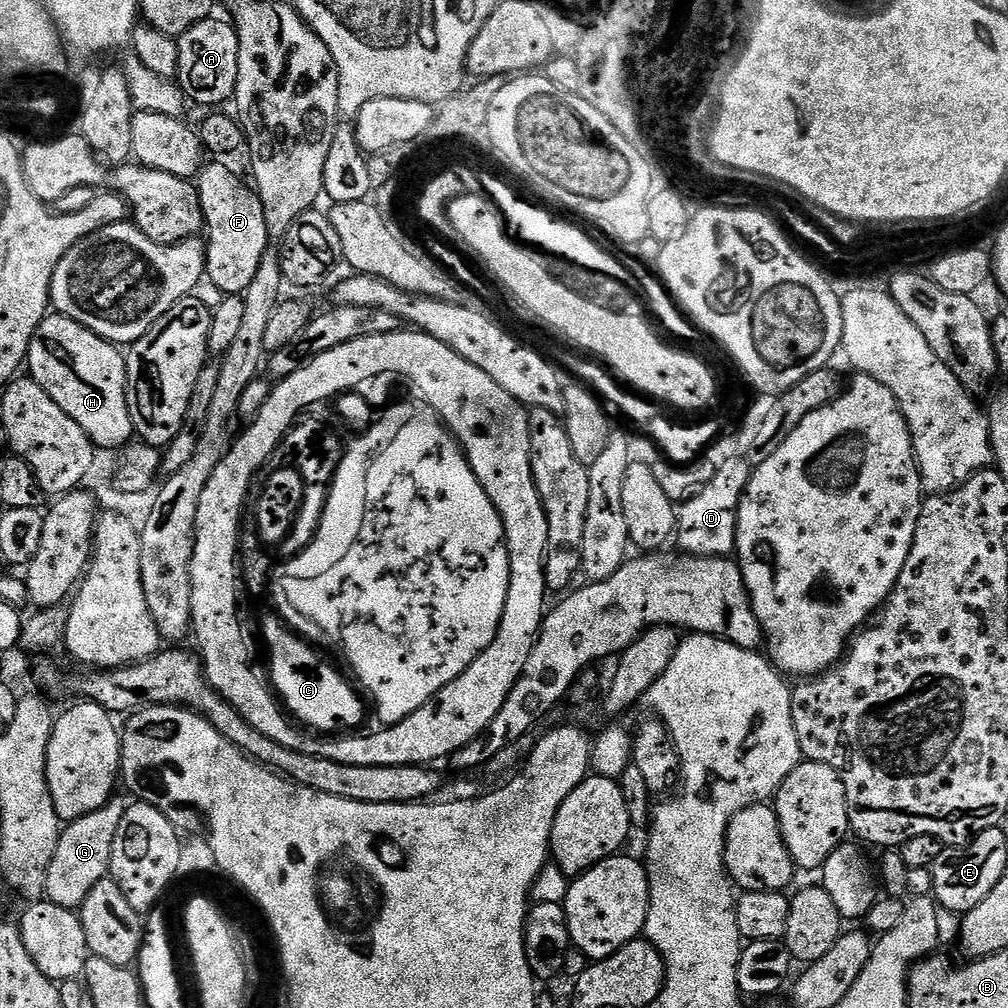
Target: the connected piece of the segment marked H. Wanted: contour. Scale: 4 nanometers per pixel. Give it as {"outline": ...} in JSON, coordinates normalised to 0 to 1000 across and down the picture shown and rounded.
{"outline":[[[49,312],[44,314],[38,327],[32,332],[32,338],[28,344],[28,356],[26,365],[29,365],[31,376],[50,391],[77,423],[81,423],[83,430],[91,436],[96,445],[112,444],[118,446],[132,436],[133,426],[129,407],[127,406],[127,379],[129,376],[129,361],[123,358],[123,353],[118,344],[110,341],[108,337],[102,337],[97,331],[93,331],[85,323],[73,319],[68,313]]]}

